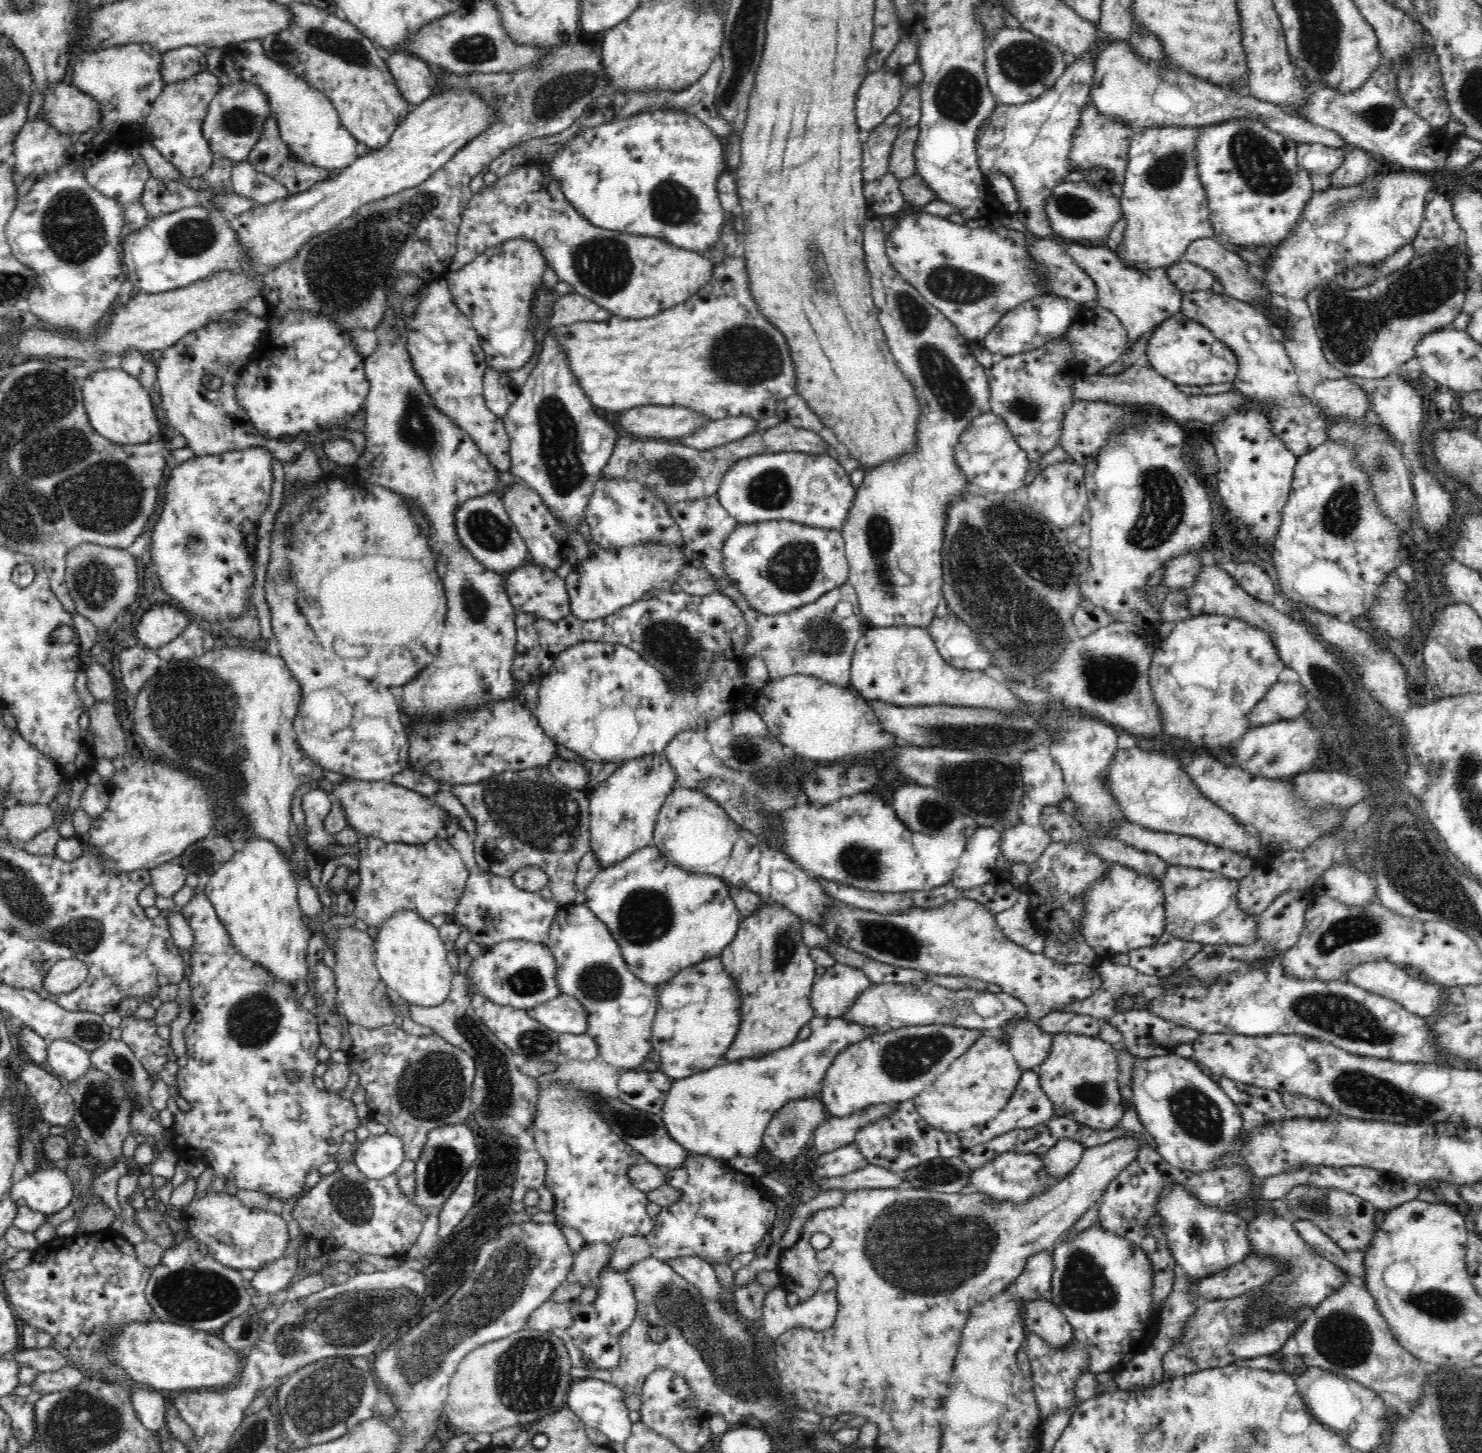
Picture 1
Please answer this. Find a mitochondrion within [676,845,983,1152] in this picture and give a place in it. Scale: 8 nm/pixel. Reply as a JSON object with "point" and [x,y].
{"point":[909,1058]}

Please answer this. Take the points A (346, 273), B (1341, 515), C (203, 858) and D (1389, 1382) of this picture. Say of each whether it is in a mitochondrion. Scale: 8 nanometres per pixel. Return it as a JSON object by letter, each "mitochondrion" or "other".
{"A":"mitochondrion","B":"mitochondrion","C":"mitochondrion","D":"other"}

